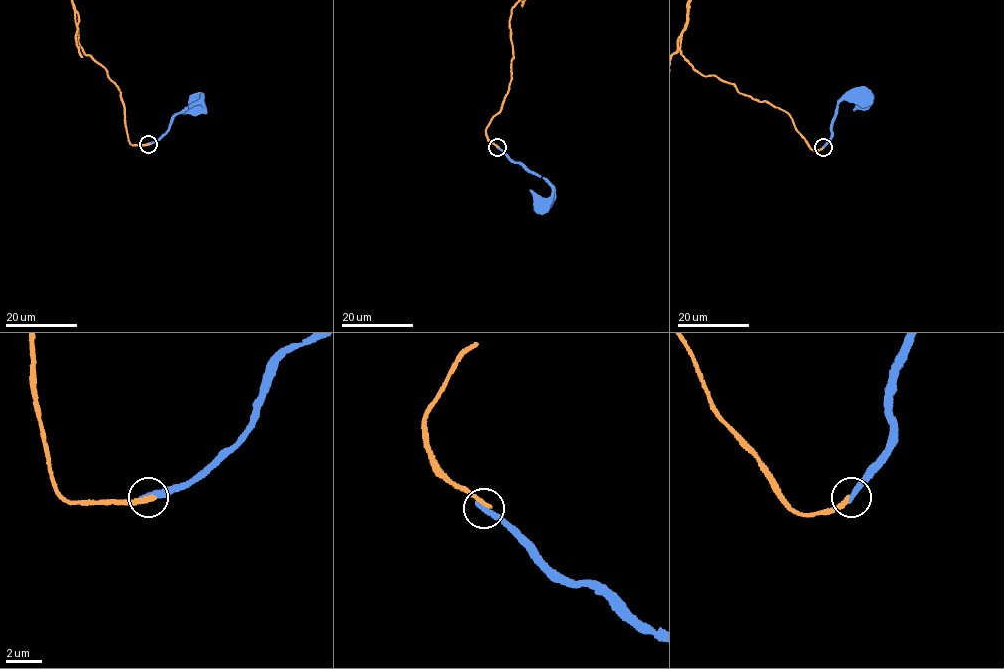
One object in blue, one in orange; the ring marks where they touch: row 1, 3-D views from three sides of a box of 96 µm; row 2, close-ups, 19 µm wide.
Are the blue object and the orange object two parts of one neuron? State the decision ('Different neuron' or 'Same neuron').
Different neuron

